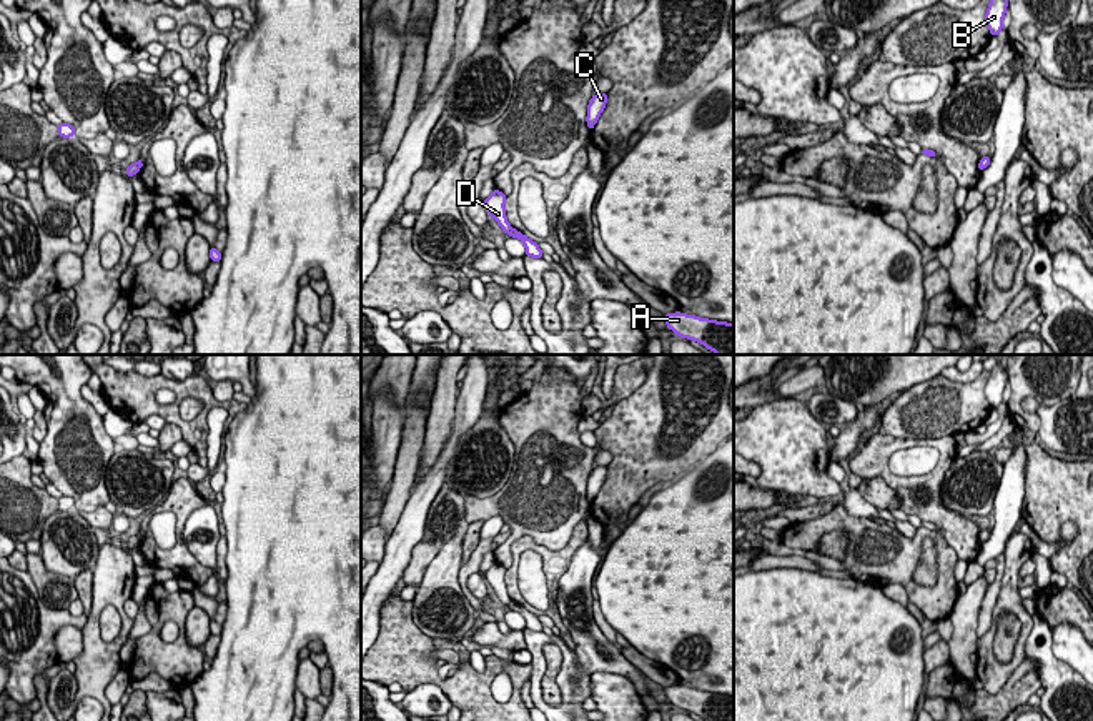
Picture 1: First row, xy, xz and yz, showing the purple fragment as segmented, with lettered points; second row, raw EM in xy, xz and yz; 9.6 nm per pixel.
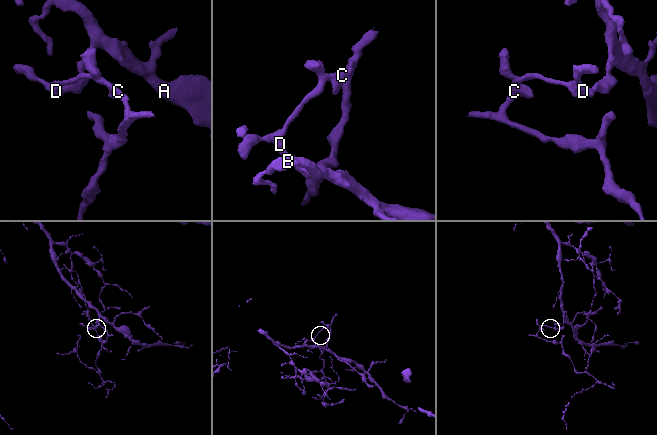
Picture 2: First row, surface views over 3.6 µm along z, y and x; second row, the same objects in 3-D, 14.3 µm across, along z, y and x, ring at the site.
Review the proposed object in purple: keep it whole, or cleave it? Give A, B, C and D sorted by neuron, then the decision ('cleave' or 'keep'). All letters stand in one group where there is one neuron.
A B / C D; cleave

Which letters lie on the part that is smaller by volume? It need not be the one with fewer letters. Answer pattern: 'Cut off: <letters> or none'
Cut off: C, D

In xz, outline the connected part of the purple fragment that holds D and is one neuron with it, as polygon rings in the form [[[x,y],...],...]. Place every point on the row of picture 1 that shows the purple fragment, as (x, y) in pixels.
[[[494,190],[484,200],[484,206],[486,206],[489,216],[497,221],[497,225],[502,228],[504,233],[509,233],[509,230],[512,226],[507,221],[504,203],[506,203],[506,195],[502,191],[499,191],[499,190]]]

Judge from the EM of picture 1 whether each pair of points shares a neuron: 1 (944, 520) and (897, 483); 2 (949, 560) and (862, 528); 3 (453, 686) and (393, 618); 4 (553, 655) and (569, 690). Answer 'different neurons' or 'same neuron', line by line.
1: same neuron
2: same neuron
3: same neuron
4: different neurons

